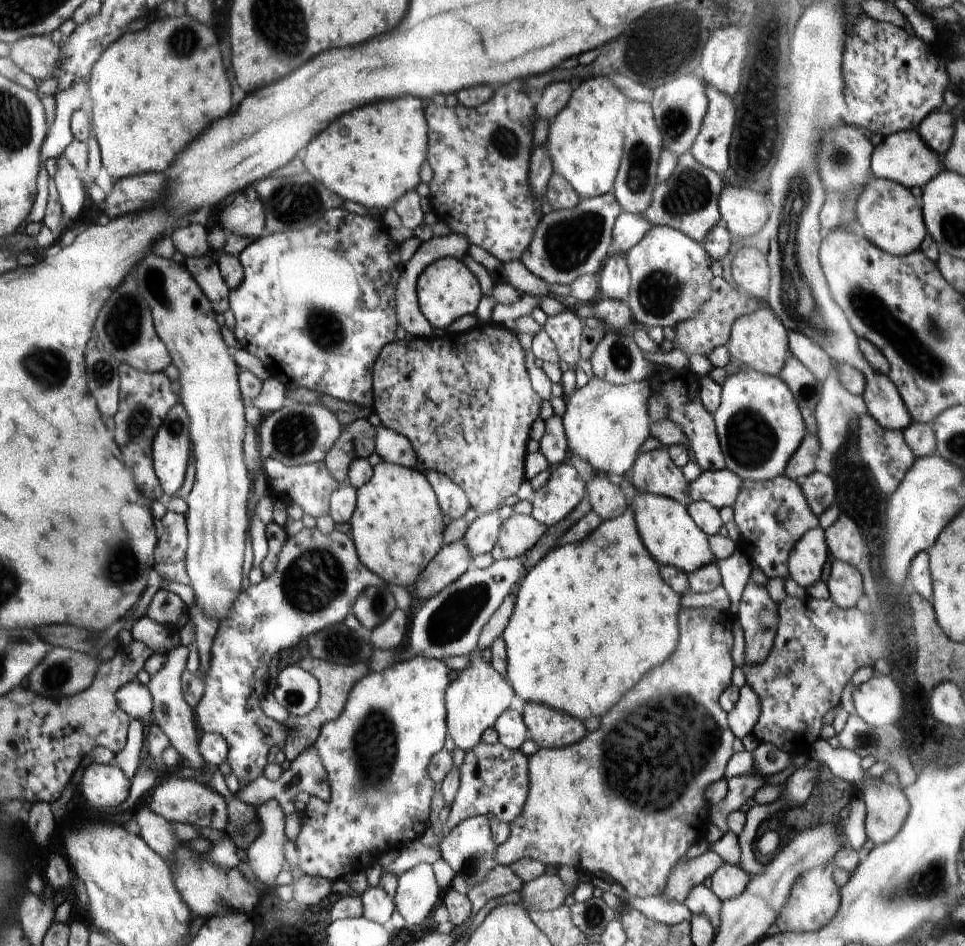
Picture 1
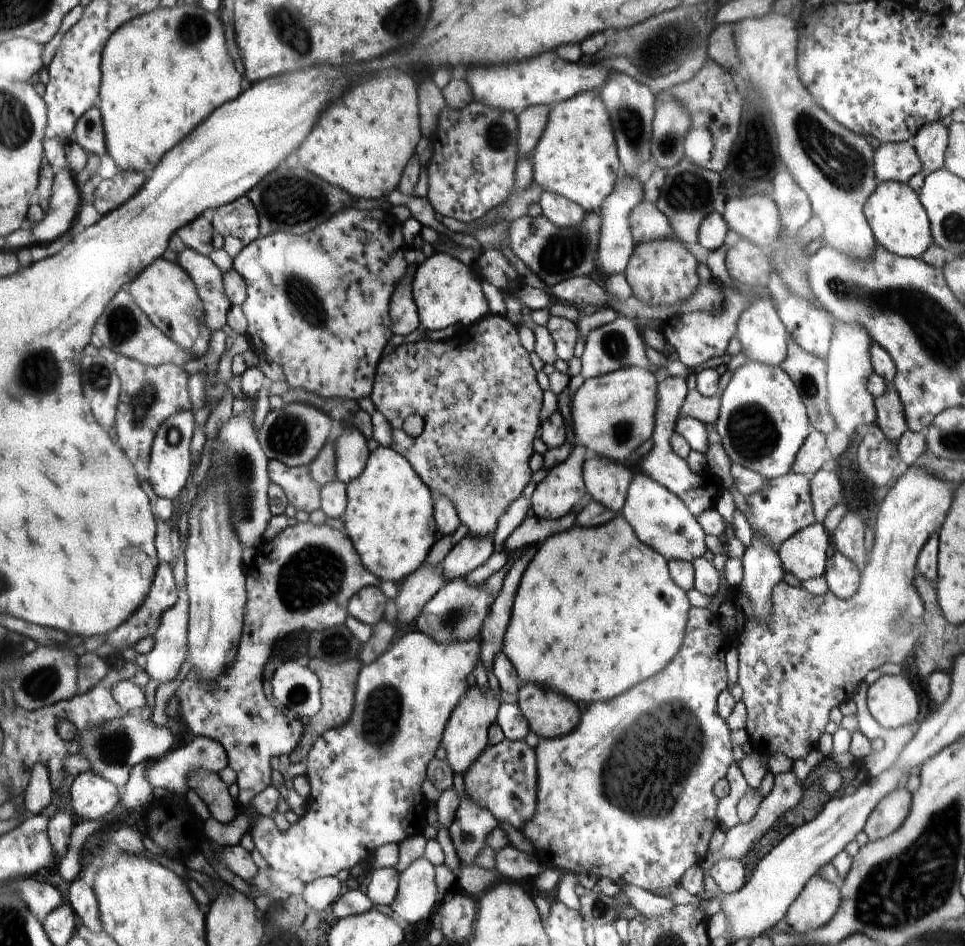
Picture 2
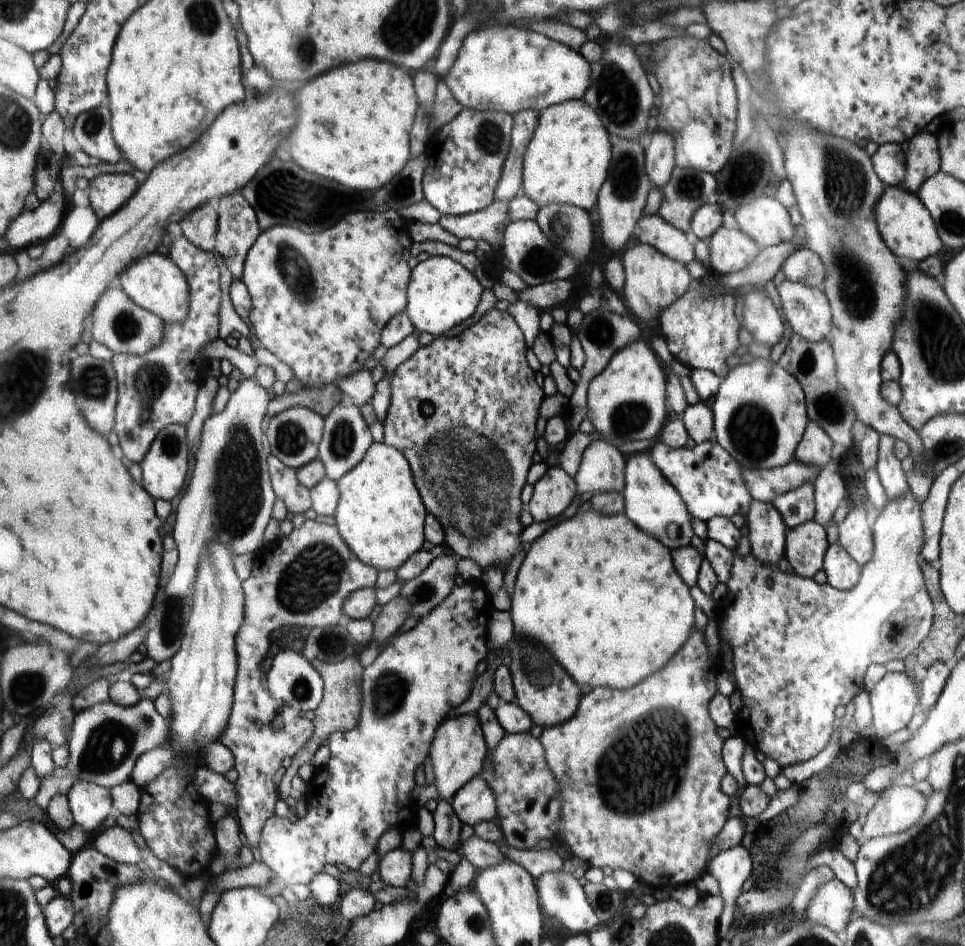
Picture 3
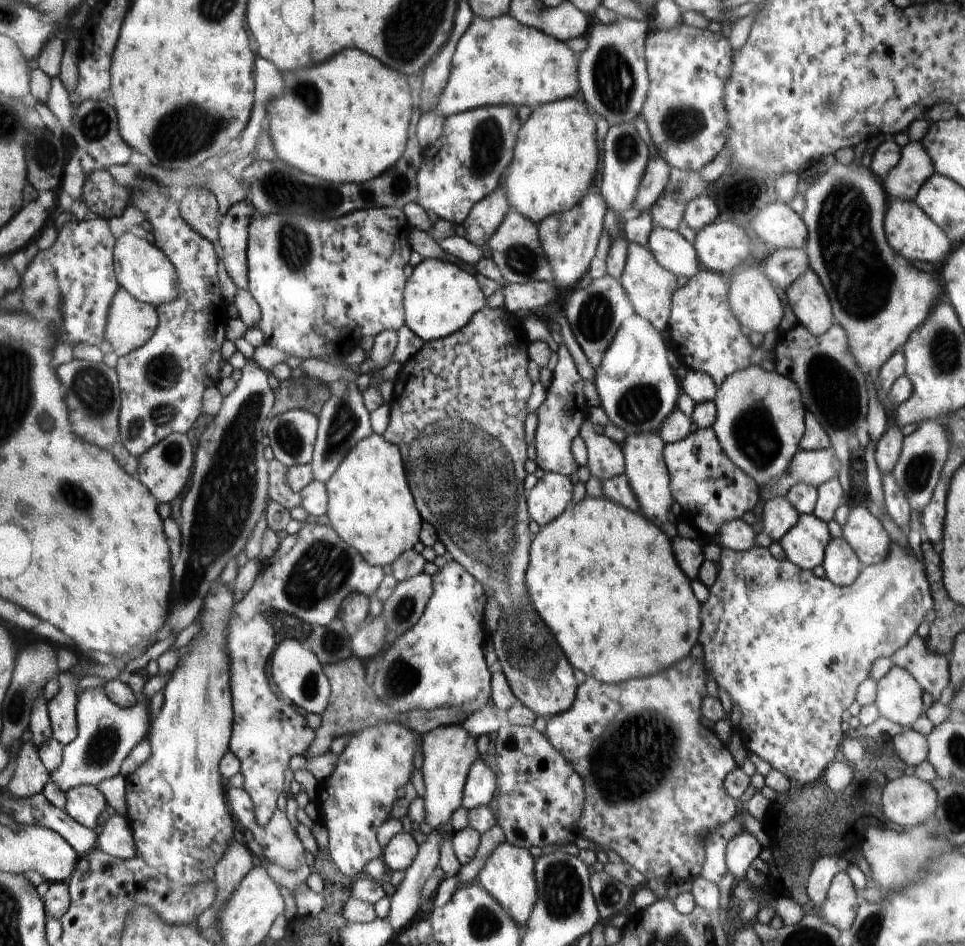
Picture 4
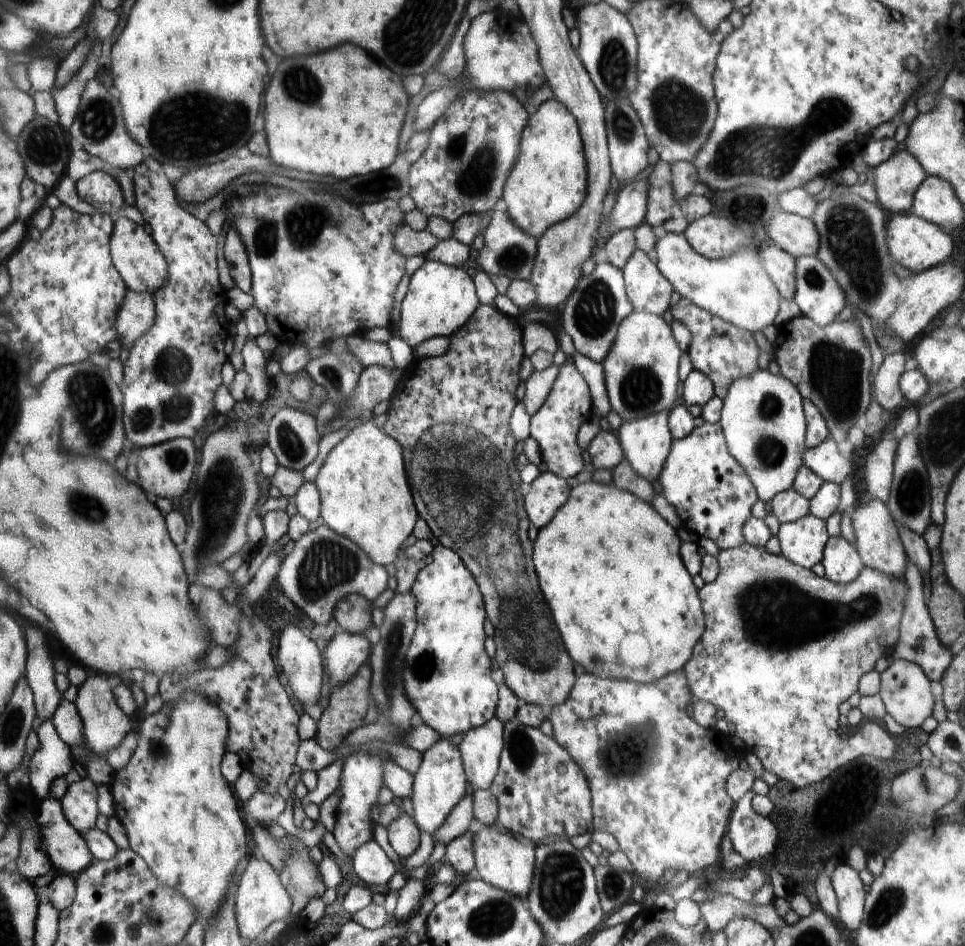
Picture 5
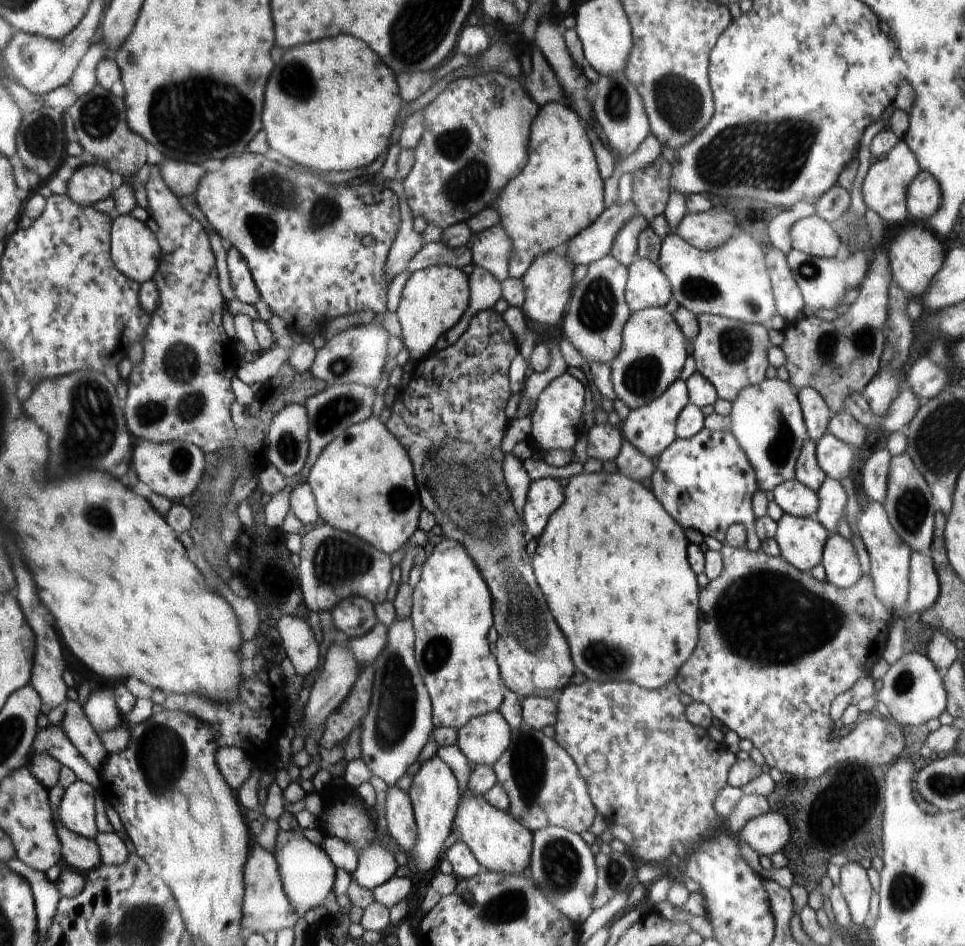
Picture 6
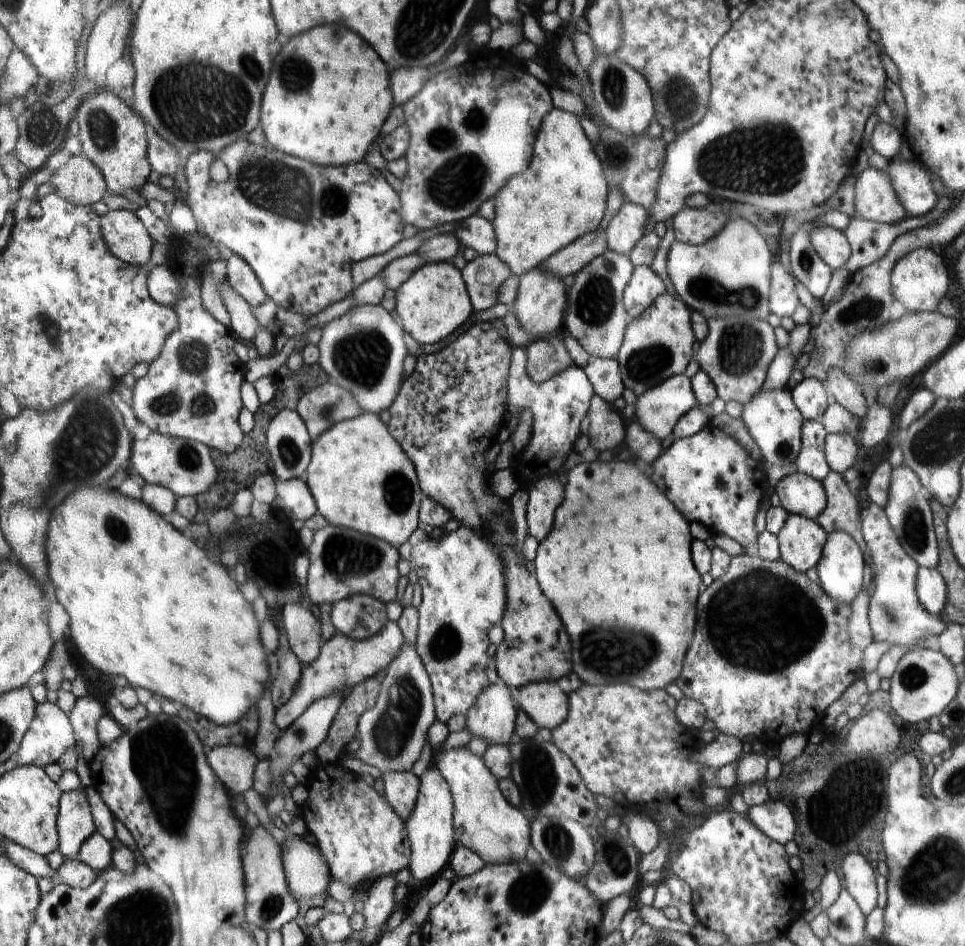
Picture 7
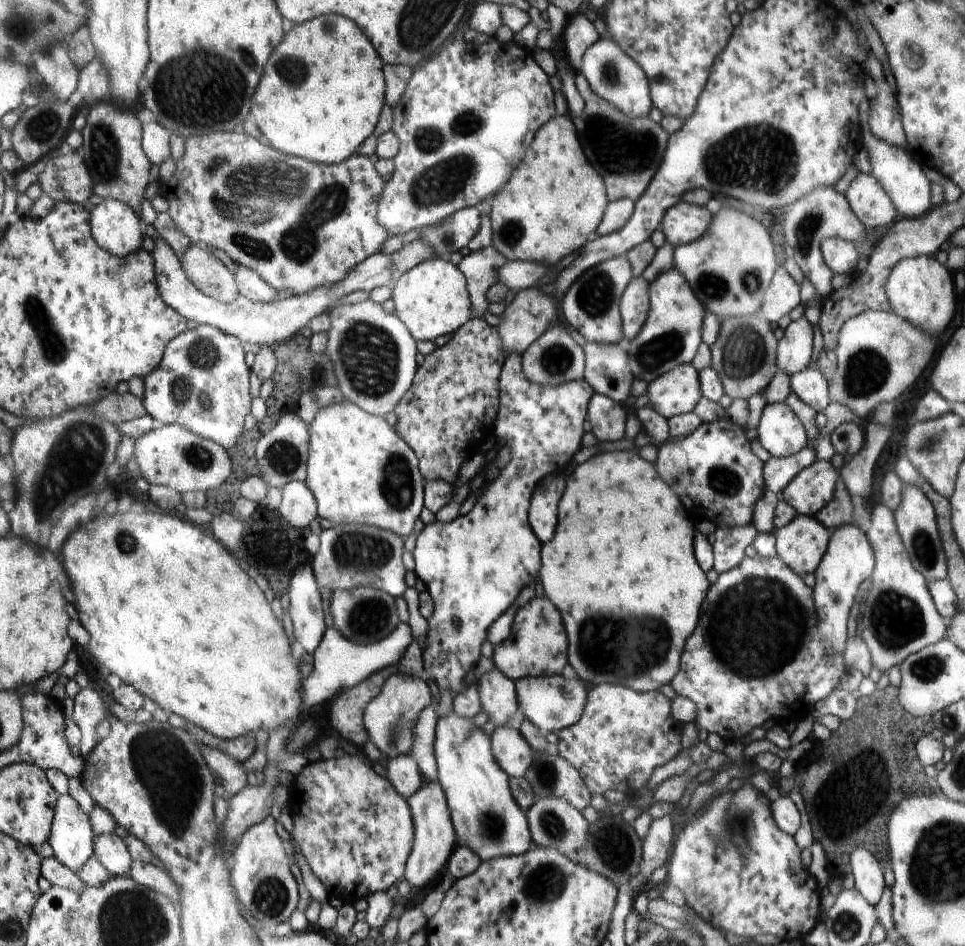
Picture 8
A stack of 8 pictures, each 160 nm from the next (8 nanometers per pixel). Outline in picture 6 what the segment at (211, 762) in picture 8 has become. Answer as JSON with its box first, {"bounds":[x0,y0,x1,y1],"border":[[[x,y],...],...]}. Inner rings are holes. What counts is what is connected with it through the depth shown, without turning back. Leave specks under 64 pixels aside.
{"bounds":[217,746,254,790],"border":[[[234,746],[221,747],[217,753],[217,762],[234,790],[240,789],[254,768],[253,761],[248,755]]]}

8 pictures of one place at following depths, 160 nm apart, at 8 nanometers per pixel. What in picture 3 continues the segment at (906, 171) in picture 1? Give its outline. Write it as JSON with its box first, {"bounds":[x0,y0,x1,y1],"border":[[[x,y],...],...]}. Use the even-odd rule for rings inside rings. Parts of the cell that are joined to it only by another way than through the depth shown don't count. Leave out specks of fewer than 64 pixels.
{"bounds":[871,143,906,187],"border":[[[896,143],[881,144],[873,154],[871,160],[877,175],[886,187],[895,187],[903,184],[906,176],[906,154]]]}

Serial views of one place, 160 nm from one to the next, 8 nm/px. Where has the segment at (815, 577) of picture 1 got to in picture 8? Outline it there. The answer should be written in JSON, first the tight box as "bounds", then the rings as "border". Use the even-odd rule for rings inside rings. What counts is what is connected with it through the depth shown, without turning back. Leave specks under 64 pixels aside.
{"bounds":[775,515,828,577],"border":[[[797,515],[792,522],[783,528],[775,531],[775,548],[777,557],[785,564],[798,573],[801,577],[813,573],[818,569],[824,554],[826,554],[826,544],[828,544],[828,530],[821,524],[816,517]]]}

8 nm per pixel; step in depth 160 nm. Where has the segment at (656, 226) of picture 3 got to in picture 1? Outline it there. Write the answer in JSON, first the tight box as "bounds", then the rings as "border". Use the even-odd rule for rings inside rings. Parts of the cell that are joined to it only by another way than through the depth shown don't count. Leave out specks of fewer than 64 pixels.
{"bounds":[611,211,650,255],"border":[[[622,211],[613,226],[611,252],[615,253],[618,250],[626,255],[648,234],[649,228],[650,224],[645,220],[643,214],[635,215]]]}

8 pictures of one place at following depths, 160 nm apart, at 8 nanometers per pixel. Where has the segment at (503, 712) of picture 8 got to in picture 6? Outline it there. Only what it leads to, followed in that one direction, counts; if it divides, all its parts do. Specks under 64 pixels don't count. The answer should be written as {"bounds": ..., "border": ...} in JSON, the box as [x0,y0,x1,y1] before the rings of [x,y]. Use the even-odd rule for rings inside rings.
{"bounds":[456,710,513,767],"border":[[[500,710],[474,716],[458,731],[456,745],[472,764],[492,767],[506,750],[513,736],[512,728]]]}

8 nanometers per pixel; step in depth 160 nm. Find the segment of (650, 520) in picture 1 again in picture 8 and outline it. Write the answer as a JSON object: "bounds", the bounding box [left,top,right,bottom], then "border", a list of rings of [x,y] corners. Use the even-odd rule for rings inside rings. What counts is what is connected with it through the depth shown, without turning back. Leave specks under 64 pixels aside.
{"bounds":[646,364,702,422],"border":[[[680,364],[652,380],[646,393],[652,408],[668,422],[672,416],[694,411],[702,397],[701,380],[692,364]]]}

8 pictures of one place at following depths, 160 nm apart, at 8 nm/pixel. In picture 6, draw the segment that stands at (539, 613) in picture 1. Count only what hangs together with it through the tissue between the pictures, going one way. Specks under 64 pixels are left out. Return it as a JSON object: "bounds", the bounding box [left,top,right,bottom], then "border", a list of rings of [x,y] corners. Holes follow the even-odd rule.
{"bounds":[534,472,700,689],"border":[[[582,472],[578,476],[572,476],[564,482],[566,488],[566,500],[564,504],[558,508],[558,512],[554,512],[554,516],[550,516],[550,528],[546,528],[546,532],[540,536],[534,554],[534,572],[538,572],[538,580],[542,580],[542,592],[546,592],[546,600],[550,600],[550,608],[554,608],[554,618],[556,624],[560,626],[560,630],[564,632],[568,644],[570,644],[570,652],[572,652],[572,660],[576,670],[580,670],[582,674],[586,674],[586,678],[600,682],[630,682],[646,689],[664,688],[666,684],[677,679],[680,668],[684,662],[694,652],[696,644],[698,644],[698,594],[700,588],[696,584],[696,574],[690,570],[688,566],[688,558],[686,558],[686,534],[682,530],[682,526],[678,522],[674,522],[674,518],[668,516],[668,512],[660,506],[660,502],[652,496],[650,490],[646,490],[640,482],[634,482],[630,476],[624,474],[608,474],[608,472],[587,473]]]}

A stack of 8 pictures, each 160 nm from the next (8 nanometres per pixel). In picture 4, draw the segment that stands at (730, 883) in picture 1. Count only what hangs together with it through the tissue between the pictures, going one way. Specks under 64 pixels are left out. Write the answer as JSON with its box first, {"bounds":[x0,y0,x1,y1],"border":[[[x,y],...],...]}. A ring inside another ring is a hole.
{"bounds":[725,830,760,884],"border":[[[746,830],[733,837],[725,848],[727,871],[735,878],[734,884],[744,881],[754,858],[759,858],[760,844]]]}

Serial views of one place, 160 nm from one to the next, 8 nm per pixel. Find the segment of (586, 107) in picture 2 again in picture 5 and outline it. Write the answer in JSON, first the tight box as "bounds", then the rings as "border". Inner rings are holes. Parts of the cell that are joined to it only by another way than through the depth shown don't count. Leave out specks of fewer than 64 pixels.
{"bounds":[502,98,588,239],"border":[[[552,98],[529,116],[521,136],[521,154],[509,172],[502,198],[510,218],[527,235],[538,239],[553,224],[576,214],[588,194],[588,161],[576,117],[561,101]]]}

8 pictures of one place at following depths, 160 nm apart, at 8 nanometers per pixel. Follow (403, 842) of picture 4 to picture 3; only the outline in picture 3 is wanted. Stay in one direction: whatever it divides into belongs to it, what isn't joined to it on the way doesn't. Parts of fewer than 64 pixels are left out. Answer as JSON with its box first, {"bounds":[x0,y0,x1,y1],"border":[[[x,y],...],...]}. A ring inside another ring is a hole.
{"bounds":[377,848,414,887],"border":[[[403,848],[393,850],[379,859],[377,874],[387,887],[404,887],[411,880],[414,862]]]}

